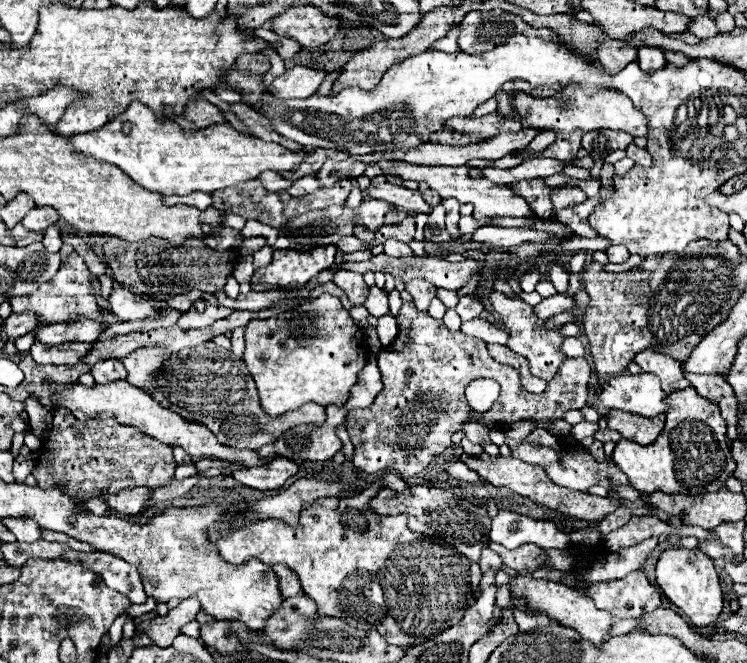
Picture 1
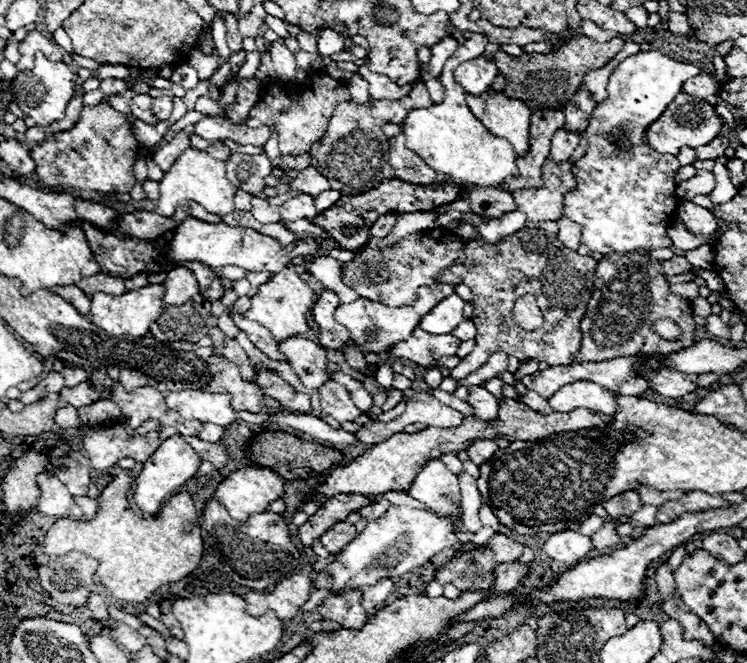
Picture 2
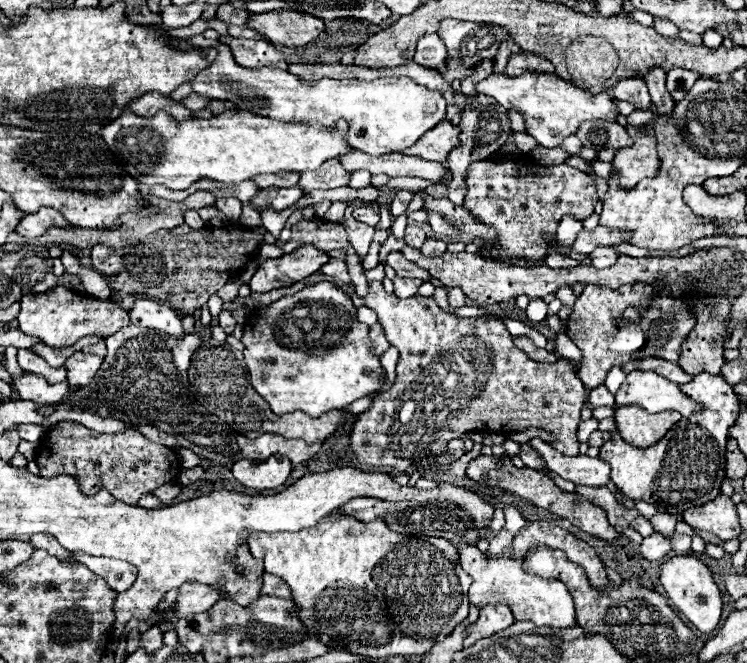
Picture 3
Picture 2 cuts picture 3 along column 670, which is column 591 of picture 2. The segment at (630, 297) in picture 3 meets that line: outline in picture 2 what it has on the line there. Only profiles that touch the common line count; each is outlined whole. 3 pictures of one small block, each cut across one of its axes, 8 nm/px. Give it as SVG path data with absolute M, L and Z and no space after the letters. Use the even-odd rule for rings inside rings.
M636 250L636 254L612 254L610 258L598 260L598 270L596 270L596 286L600 294L592 294L590 304L586 306L586 314L582 318L582 348L576 356L580 362L602 362L618 356L634 356L634 354L644 354L644 352L678 352L682 348L688 348L694 344L694 312L692 304L688 298L682 298L680 294L670 292L670 282L666 280L666 274L662 270L662 260L654 260L648 250ZM660 318L672 318L680 328L682 328L682 340L680 342L664 342L660 340L652 326Z

